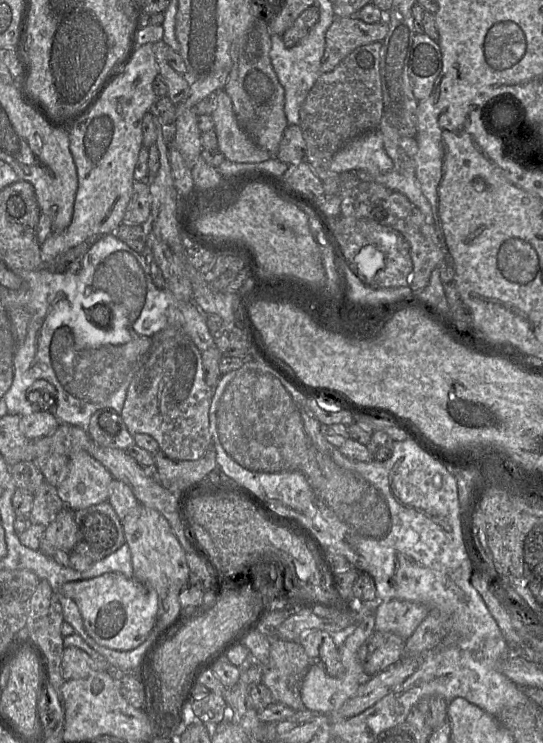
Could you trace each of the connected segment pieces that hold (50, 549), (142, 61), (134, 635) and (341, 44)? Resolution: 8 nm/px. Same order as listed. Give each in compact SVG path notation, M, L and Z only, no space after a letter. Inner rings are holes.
M63 508L46 527L40 542L39 551L52 557L57 550L71 553L77 541L77 524L74 511Z
M154 43L138 45L124 73L97 96L91 110L69 130L69 147L76 165L78 188L69 226L61 232L52 232L41 244L44 262L53 261L83 242L115 233L123 222L135 181L134 168L143 146L142 119L158 99L153 90L153 81L158 75Z
M110 572L84 581L64 583L60 590L64 596L75 601L86 632L99 645L120 651L133 650L154 631L157 594L133 577Z
M335 17L325 35L321 74L334 70L356 48L382 42L388 31L385 21L368 24L357 17Z

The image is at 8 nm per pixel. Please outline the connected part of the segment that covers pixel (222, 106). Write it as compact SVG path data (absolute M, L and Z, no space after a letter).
M223 89L218 96L217 108L212 113L218 148L227 160L236 163L259 163L271 159L271 154L258 147L240 127L232 100Z

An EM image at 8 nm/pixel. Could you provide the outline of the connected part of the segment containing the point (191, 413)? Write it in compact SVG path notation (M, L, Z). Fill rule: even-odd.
M175 334L161 342L134 375L120 415L132 436L140 433L150 435L158 442L160 450L173 459L197 460L213 444L209 409L215 388L211 388L205 380L201 354L186 334Z

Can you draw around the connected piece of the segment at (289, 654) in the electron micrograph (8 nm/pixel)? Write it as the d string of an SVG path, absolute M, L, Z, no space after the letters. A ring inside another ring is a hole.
M270 639L269 661L261 666L261 682L270 690L275 703L287 705L294 711L305 710L300 687L311 659L298 641Z

